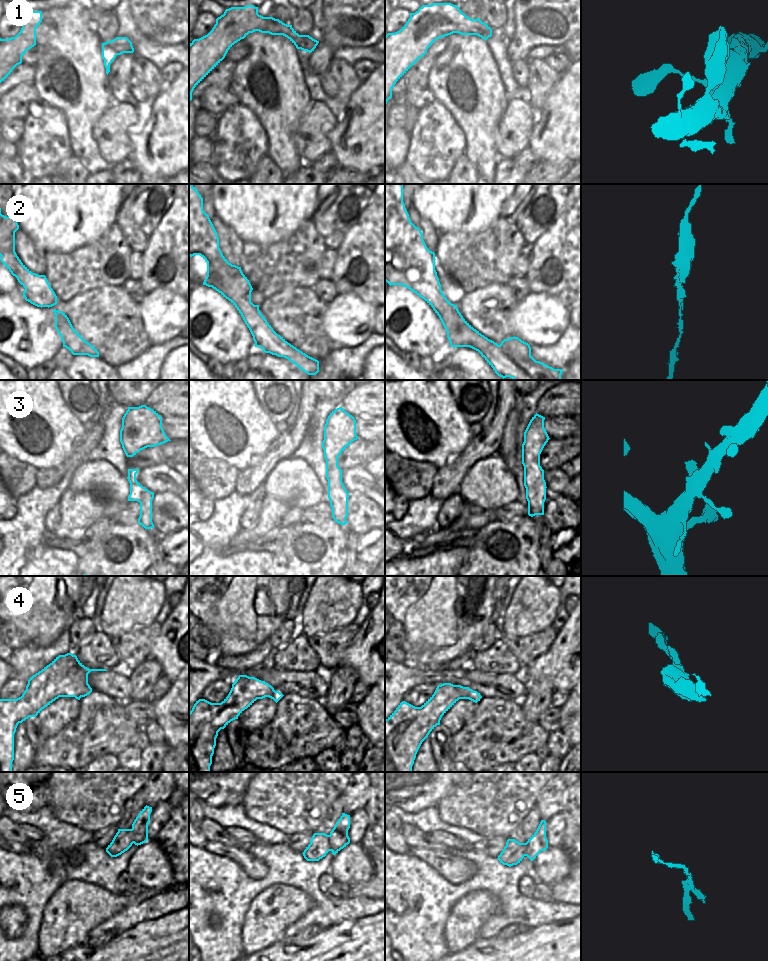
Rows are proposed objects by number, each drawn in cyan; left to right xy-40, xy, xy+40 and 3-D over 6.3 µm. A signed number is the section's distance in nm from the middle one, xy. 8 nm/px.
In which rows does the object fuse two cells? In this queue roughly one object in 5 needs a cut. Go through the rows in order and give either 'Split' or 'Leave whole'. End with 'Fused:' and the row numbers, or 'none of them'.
1: Leave whole
2: Leave whole
3: Leave whole
4: Leave whole
5: Split
Fused: 5

